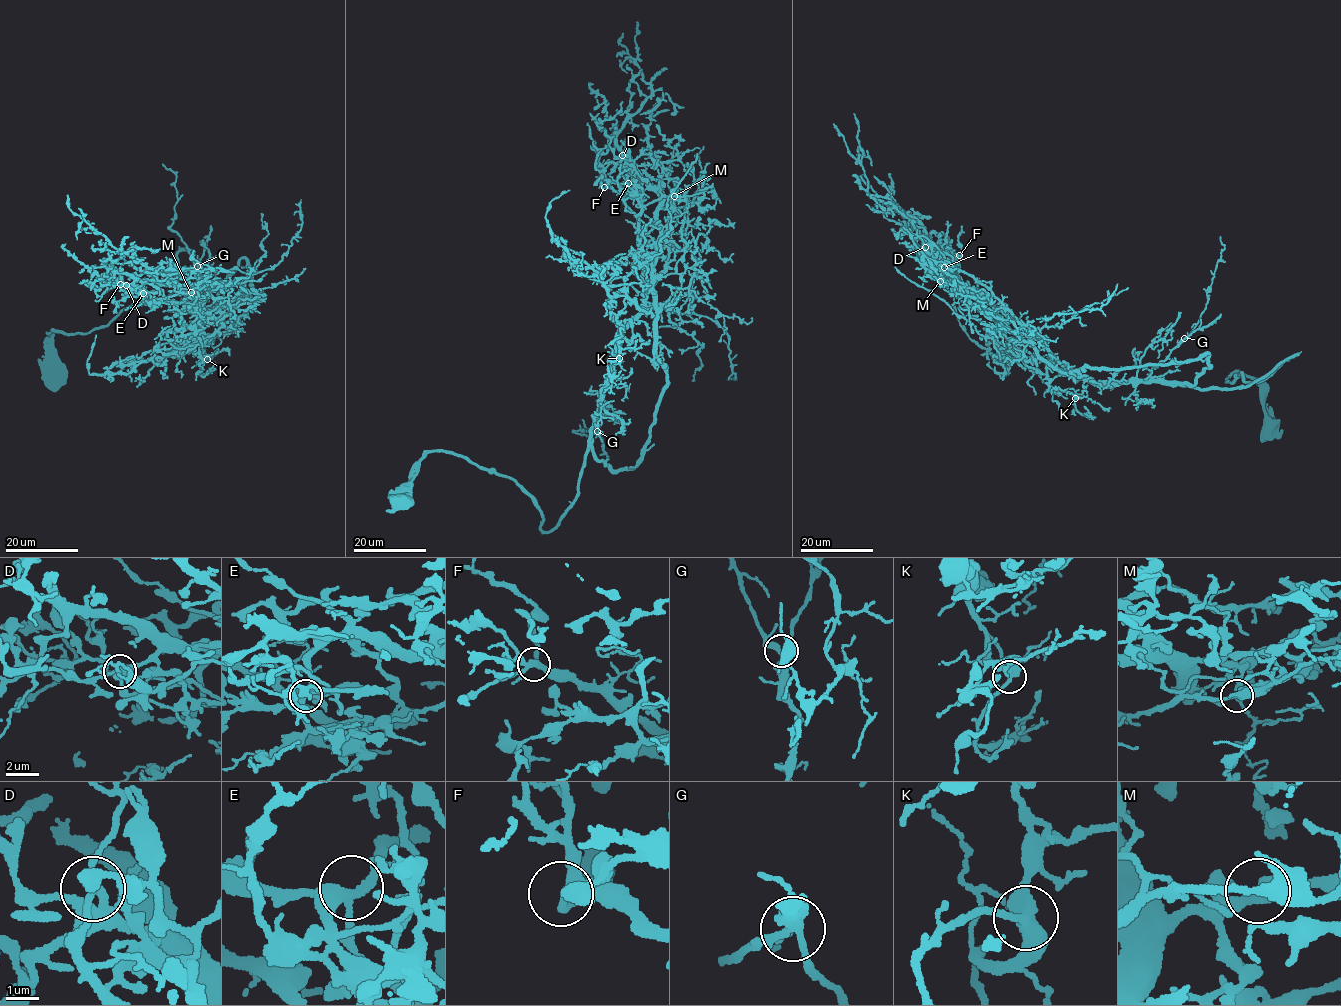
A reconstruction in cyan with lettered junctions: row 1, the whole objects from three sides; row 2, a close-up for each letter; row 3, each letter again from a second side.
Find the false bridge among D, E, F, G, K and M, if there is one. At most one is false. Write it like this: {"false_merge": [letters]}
{"false_merge": []}

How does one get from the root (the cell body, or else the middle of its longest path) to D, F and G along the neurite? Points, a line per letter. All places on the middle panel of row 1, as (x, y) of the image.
D: (399, 501), (440, 451), (515, 480), (544, 532), (574, 500), (611, 354), (646, 290), (642, 176), (622, 155)
F: (399, 501), (440, 451), (515, 480), (544, 532), (574, 500), (647, 281), (636, 218), (604, 187)
G: (399, 501), (427, 453), (456, 453), (515, 480), (547, 532), (575, 499), (597, 412), (597, 431)

